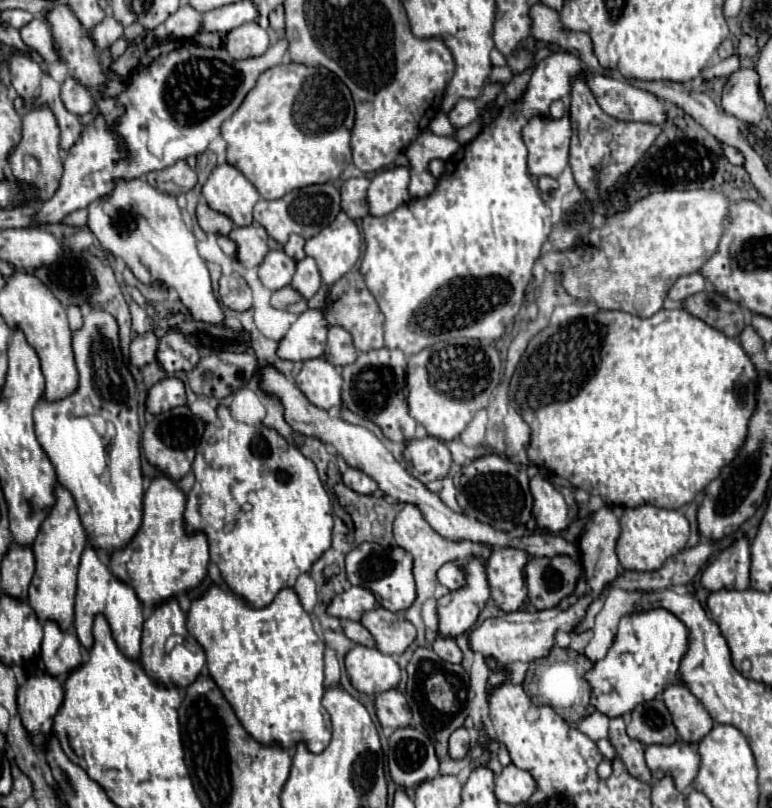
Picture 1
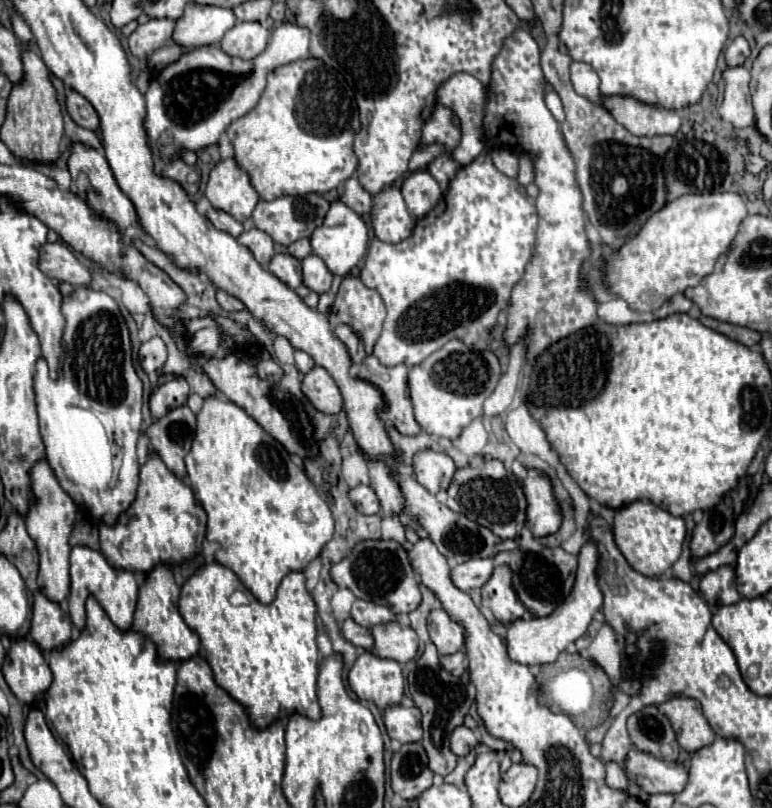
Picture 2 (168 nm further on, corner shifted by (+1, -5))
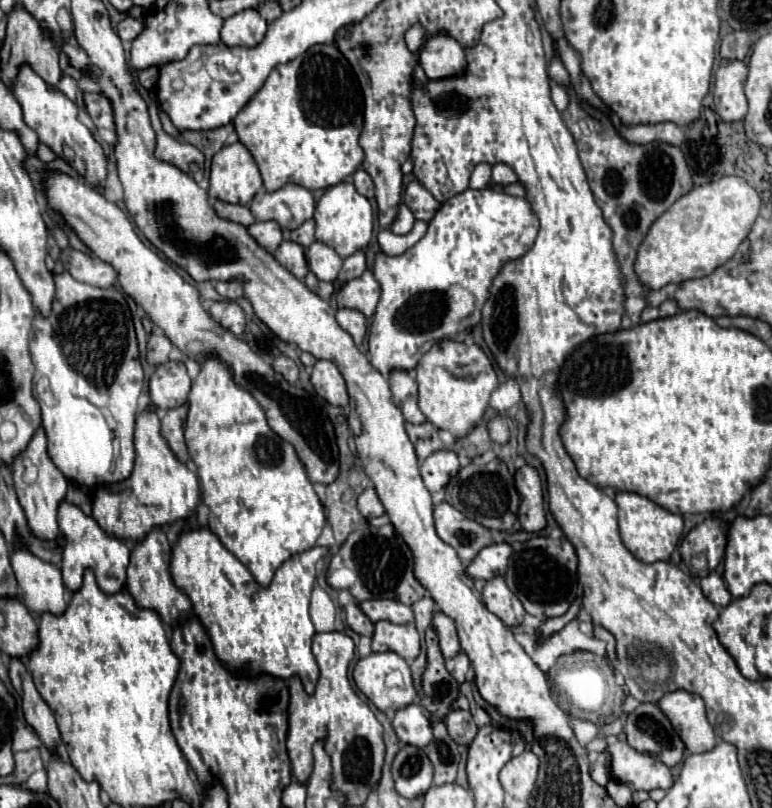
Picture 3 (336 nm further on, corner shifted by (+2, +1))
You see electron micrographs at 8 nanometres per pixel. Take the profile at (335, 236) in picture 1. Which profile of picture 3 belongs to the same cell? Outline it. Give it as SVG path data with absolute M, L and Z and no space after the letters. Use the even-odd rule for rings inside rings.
M343 181L339 185L329 187L323 197L317 201L315 207L315 221L317 221L317 231L315 237L319 241L325 241L327 245L333 245L337 253L345 259L353 255L355 251L363 249L371 241L373 233L373 207L367 197L357 193L355 185L351 181Z

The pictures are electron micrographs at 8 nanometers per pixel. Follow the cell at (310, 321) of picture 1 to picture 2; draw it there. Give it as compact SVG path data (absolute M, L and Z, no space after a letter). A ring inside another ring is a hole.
M296 349L294 351L294 359L296 359L296 367L302 371L302 373L308 373L316 363L314 363L314 359L308 355L308 353L304 353L304 351L300 351L300 349Z

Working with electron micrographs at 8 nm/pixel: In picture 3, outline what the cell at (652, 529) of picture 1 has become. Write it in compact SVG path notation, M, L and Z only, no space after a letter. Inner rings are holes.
M617 491L615 503L619 507L619 531L621 531L621 541L623 545L639 559L645 563L655 563L655 561L667 561L677 547L681 535L683 535L683 519L681 515L669 513L667 509L659 507L657 503L649 501L643 495L637 493L627 493L627 491Z

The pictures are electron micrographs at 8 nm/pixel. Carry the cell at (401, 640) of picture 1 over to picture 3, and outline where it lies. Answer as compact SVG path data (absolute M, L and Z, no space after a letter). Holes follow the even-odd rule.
M377 621L375 633L373 633L373 651L385 653L393 651L401 655L409 665L421 651L419 633L413 623L409 625L393 625L389 621Z

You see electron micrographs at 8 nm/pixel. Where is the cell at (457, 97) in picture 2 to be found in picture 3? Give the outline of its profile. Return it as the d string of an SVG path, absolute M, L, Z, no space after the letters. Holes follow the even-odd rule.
M439 31L423 43L421 65L429 79L461 73L461 69L465 69L463 47L449 33Z

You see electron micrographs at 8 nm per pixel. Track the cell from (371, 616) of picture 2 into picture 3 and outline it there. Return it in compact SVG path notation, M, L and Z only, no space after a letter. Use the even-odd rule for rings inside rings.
M371 599L371 601L363 601L359 603L359 607L363 609L363 613L373 621L391 621L391 623L413 623L413 611L411 607L395 601L395 599Z

